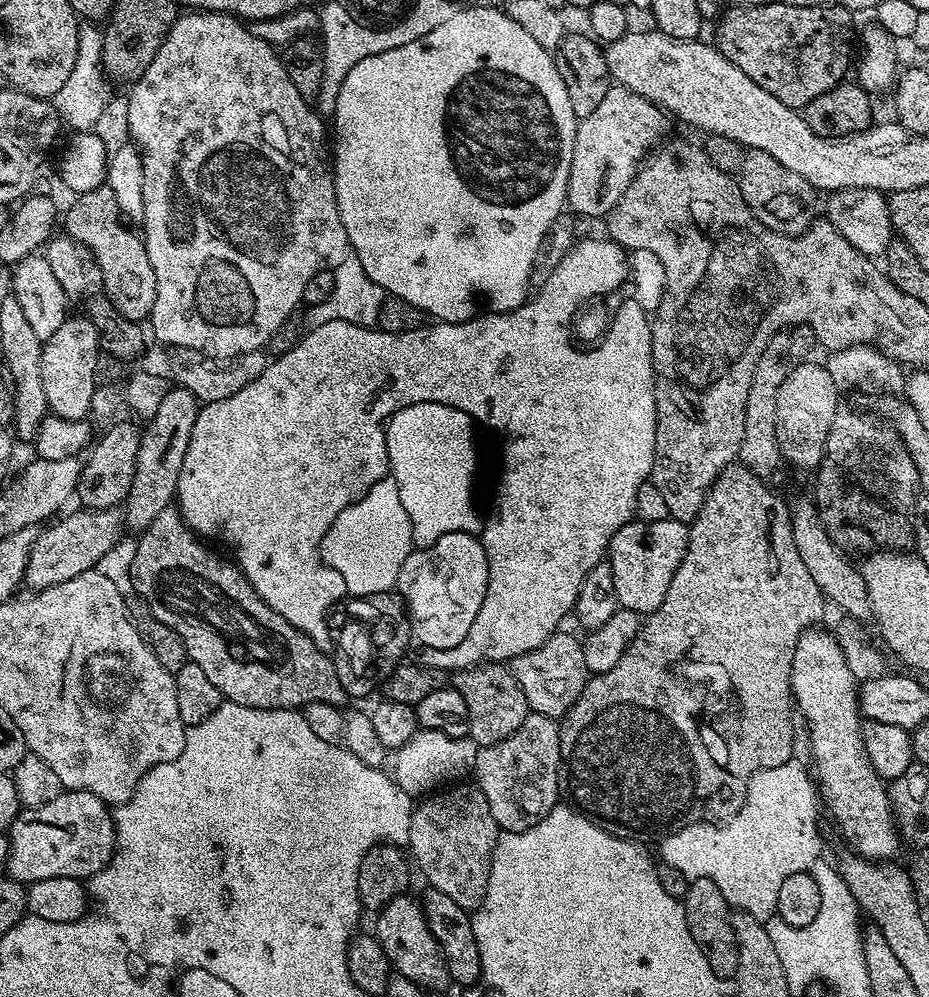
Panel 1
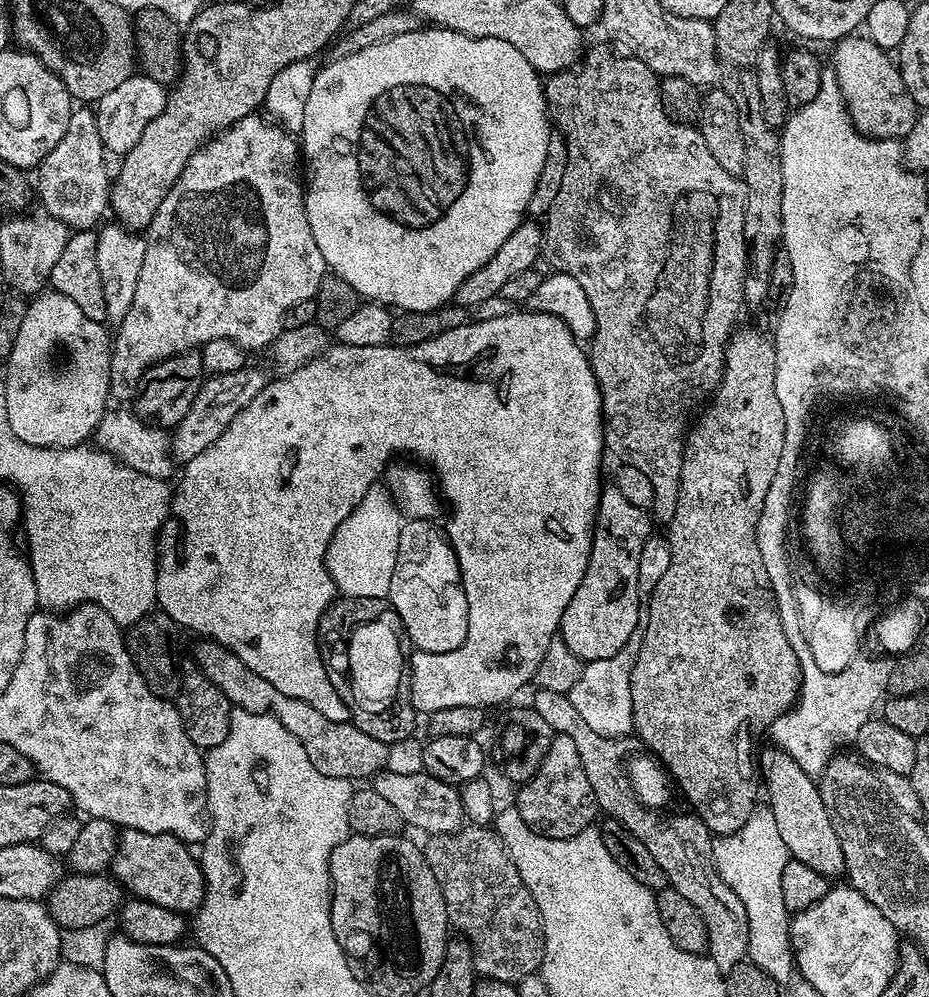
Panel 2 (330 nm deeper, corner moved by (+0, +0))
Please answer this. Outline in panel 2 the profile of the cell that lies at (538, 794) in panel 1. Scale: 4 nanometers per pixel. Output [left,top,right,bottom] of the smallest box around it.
[514,735,598,840]

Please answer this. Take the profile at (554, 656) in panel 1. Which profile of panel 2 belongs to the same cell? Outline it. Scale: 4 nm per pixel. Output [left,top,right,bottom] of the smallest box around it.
[530,690,750,974]

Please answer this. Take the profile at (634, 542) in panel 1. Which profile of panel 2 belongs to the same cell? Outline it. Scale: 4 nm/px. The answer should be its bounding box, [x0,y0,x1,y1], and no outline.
[558,486,654,660]

